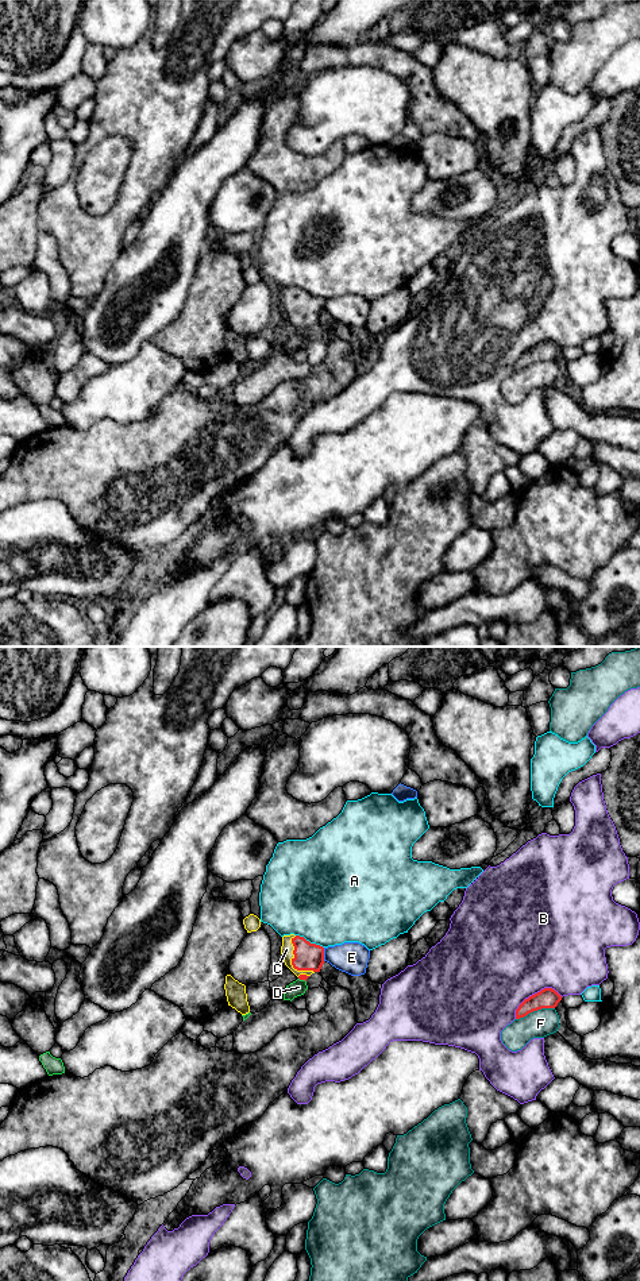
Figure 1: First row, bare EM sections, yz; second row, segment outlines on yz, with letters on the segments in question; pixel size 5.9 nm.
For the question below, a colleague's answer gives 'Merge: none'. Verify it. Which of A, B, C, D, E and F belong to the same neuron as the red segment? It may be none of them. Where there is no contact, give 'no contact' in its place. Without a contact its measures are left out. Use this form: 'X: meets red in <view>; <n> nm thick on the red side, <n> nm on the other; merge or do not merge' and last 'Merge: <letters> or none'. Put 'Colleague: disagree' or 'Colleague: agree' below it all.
A: meets red in yz; 160 nm thick on the red side, 480 nm on the other; do not merge
B: meets red in yz; 120 nm thick on the red side, 500 nm on the other; do not merge
C: meets red in yz; 160 nm thick on the red side, 80 nm on the other; merge
D: meets red in yz; 30 nm thick on the red side, 90 nm on the other; do not merge
E: meets red in yz; 160 nm thick on the red side, 190 nm on the other; do not merge
F: meets red in yz; 120 nm thick on the red side, 160 nm on the other; do not merge
Merge: C
Colleague: disagree

